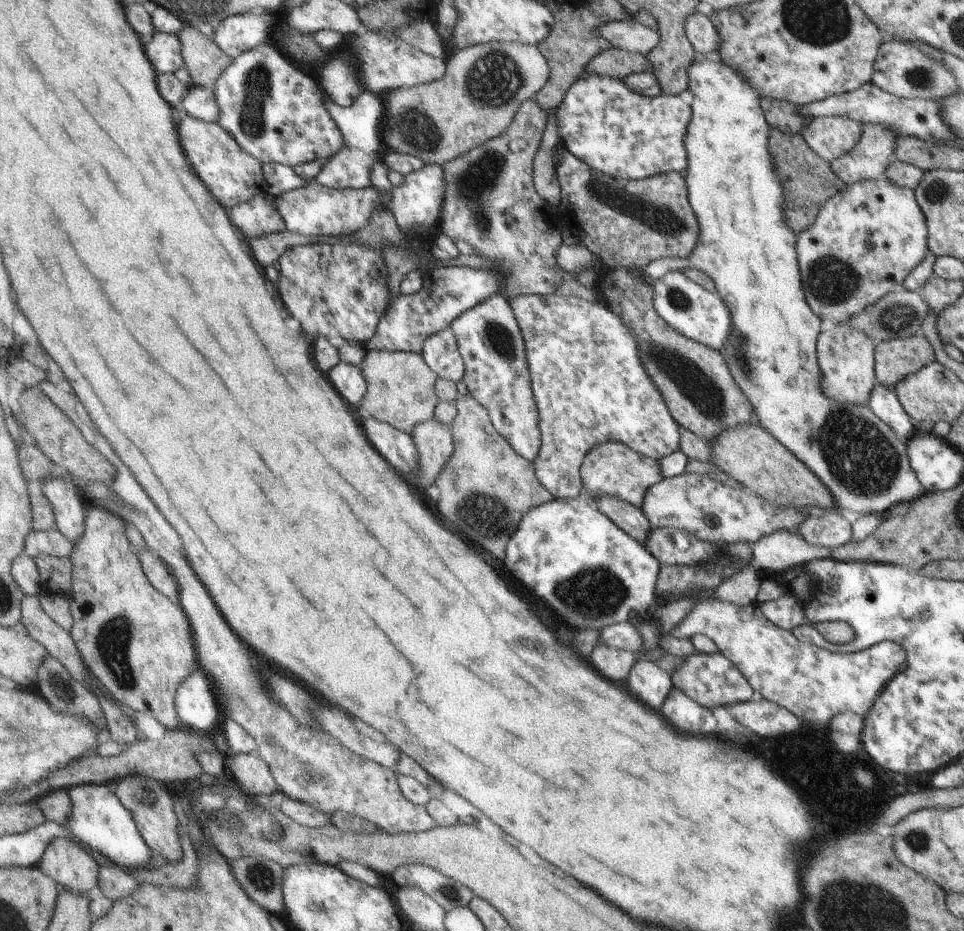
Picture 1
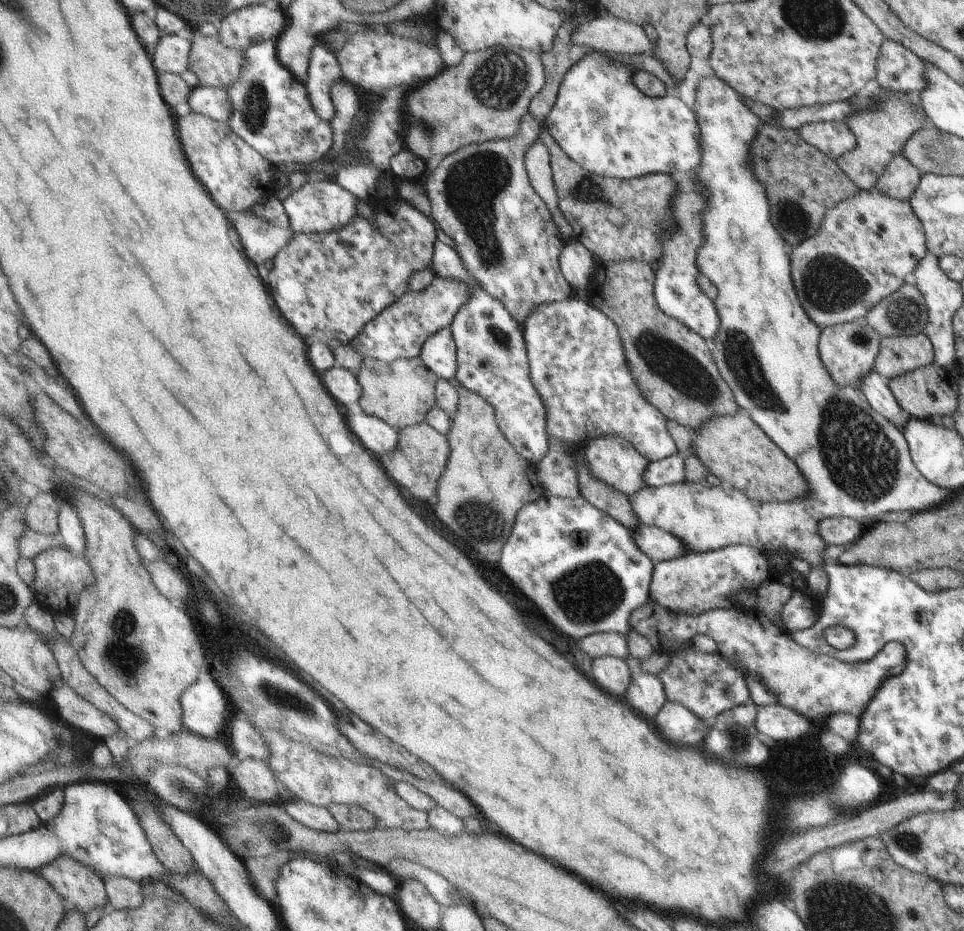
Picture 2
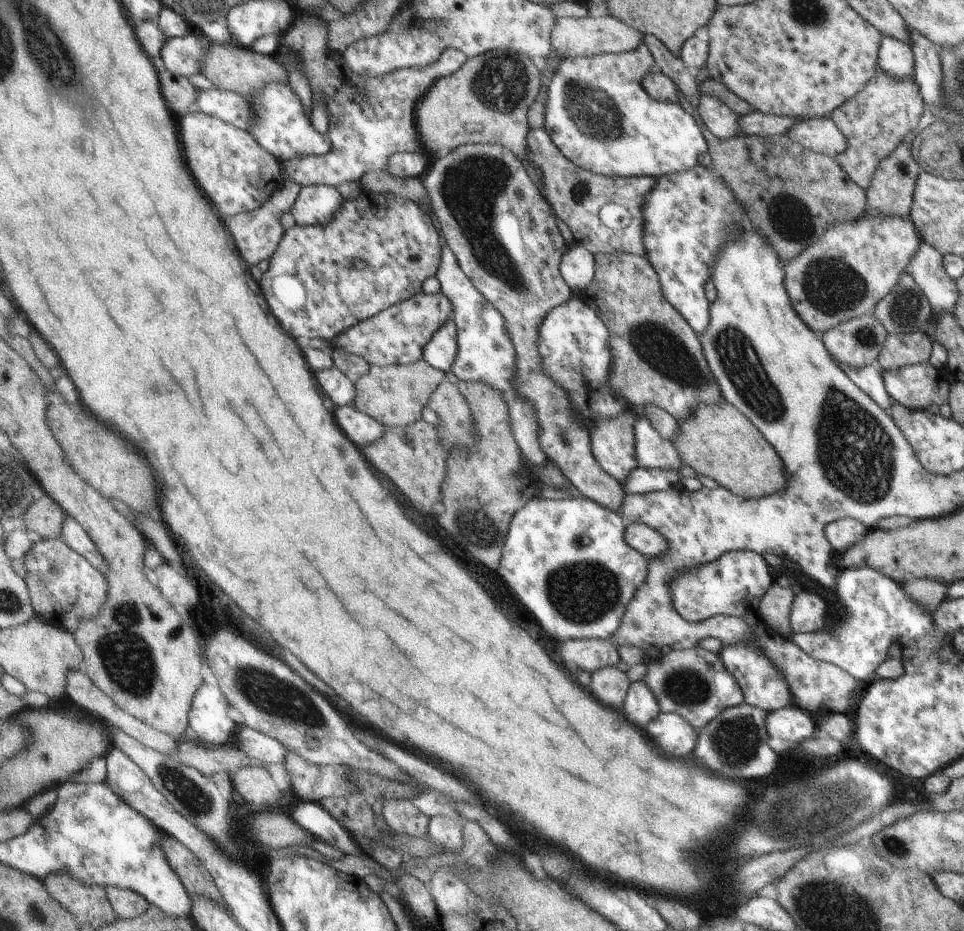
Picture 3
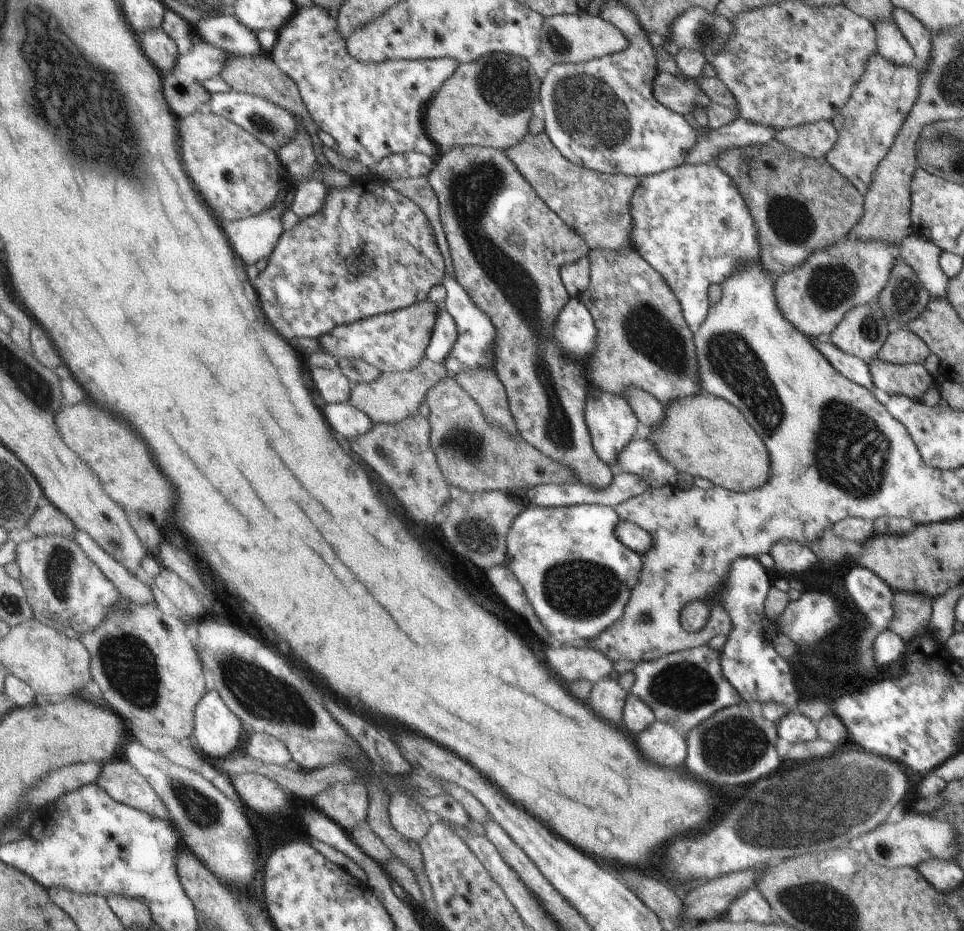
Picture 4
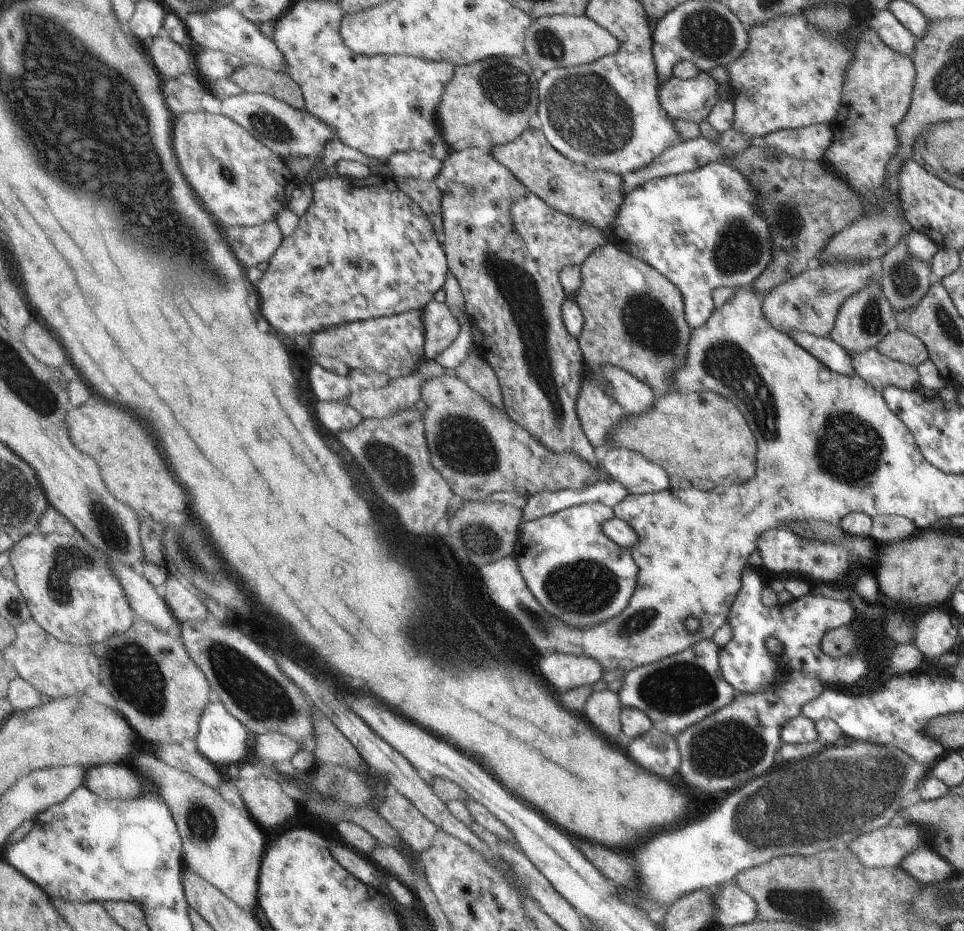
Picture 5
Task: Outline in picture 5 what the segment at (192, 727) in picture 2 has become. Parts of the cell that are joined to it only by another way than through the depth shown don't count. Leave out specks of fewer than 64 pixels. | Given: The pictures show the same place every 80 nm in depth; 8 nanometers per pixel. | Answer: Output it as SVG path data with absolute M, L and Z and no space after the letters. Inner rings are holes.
M213 702L205 709L201 717L200 731L195 740L199 752L203 753L214 765L231 777L231 773L250 761L251 749L249 749L249 735L251 732L236 717L228 711L221 702Z

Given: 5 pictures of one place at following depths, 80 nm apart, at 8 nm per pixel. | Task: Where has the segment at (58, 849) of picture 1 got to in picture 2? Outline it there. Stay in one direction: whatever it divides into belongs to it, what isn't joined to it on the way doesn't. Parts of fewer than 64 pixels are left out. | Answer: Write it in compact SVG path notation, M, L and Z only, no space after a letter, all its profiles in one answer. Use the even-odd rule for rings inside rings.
M70 856L60 857L43 868L41 873L67 900L70 909L83 915L104 907L111 909L105 880Z

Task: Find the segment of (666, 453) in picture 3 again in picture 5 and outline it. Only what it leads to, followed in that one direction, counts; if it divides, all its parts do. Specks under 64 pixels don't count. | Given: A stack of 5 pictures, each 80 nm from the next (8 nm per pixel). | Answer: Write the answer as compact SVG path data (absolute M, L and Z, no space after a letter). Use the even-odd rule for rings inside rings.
M610 448L602 459L607 479L617 481L629 495L653 494L669 488L665 468L627 448Z

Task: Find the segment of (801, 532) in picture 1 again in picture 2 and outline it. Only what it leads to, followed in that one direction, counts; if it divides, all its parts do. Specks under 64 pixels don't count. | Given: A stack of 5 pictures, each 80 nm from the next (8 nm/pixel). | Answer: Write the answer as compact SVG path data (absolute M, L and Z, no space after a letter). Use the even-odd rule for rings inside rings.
M833 517L821 520L817 530L827 545L844 548L861 536L864 524L849 517Z

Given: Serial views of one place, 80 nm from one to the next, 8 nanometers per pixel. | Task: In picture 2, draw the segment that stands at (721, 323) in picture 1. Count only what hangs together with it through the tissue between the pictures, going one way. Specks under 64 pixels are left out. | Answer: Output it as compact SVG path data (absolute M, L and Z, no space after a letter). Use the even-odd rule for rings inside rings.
M693 177L676 182L674 188L674 197L670 200L670 205L667 211L672 217L672 225L670 229L664 232L664 235L659 235L659 244L661 249L661 258L658 262L658 267L655 272L655 297L658 307L669 316L680 320L686 327L689 327L693 332L696 332L708 344L716 335L720 328L720 317L716 312L715 301L710 300L699 289L695 276L699 270L696 267L696 252L704 244L704 232L702 231L702 213L706 210L706 198L704 193L706 188L698 183Z

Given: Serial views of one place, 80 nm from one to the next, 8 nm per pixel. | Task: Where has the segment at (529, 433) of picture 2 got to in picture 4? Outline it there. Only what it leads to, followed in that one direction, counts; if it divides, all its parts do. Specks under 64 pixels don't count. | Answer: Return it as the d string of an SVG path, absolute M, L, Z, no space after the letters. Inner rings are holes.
M455 272L444 273L440 283L445 288L444 307L445 310L452 316L456 322L458 333L456 336L456 344L449 352L447 359L443 360L443 366L447 371L453 374L459 372L475 372L476 370L485 370L485 372L495 373L495 366L493 366L493 348L497 344L495 340L496 326L493 325L491 318L483 313L483 310L477 308L477 304L473 304L473 298L469 296L469 292L465 292L465 288L461 282L455 277Z

